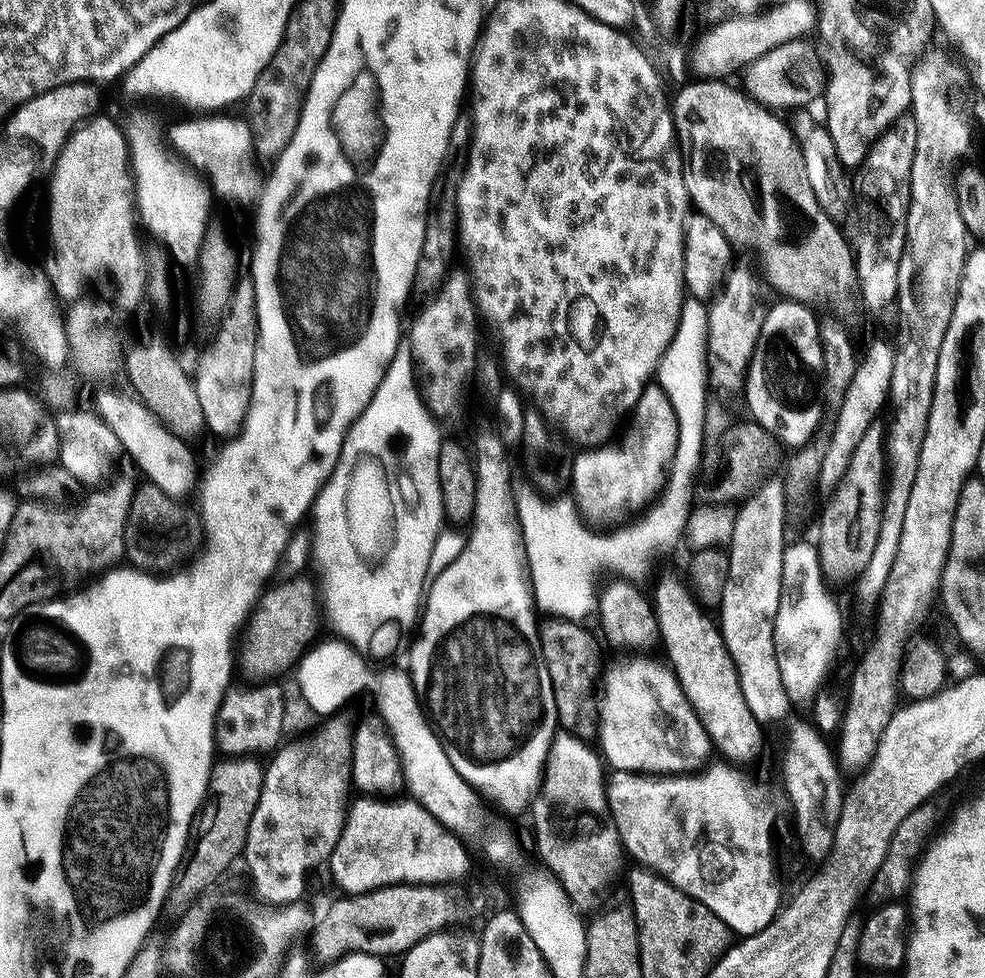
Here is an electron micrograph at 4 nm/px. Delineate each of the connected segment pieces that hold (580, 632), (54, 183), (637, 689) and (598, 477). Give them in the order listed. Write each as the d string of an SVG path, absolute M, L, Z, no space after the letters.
M548 618L539 625L539 647L546 670L553 684L554 702L557 704L559 727L571 730L581 738L594 732L594 692L592 683L597 683L596 644L583 623L575 620Z
M97 114L85 120L84 123L69 136L65 144L61 146L60 151L55 153L54 160L56 160L56 165L53 166L52 177L48 180L48 212L46 211L46 221L51 225L50 239L53 242L53 246L60 251L60 275L57 279L60 282L59 299L64 302L68 302L68 294L72 294L72 302L79 301L81 297L84 296L84 287L87 286L88 280L94 279L99 272L110 274L110 280L113 285L118 283L118 264L120 264L120 268L122 268L122 266L128 266L128 264L134 264L134 262L130 262L132 258L126 256L126 252L134 252L136 247L142 243L140 232L136 229L136 220L138 224L138 196L136 200L135 194L132 193L134 175L129 160L128 140L125 136L125 129L121 127L120 124L116 125L110 117L104 115L105 114Z
M652 658L632 659L636 660L624 660L602 676L604 693L601 696L599 693L598 696L598 736L600 732L598 748L607 767L617 772L651 774L657 778L683 776L701 771L713 759L712 739L706 734L686 694L680 689L675 672L667 663L659 664L656 660L648 660Z
M648 386L635 406L635 416L640 441L633 448L597 446L591 450L581 451L581 456L575 457L574 471L570 476L572 488L576 491L574 503L581 517L589 525L623 525L629 518L643 513L659 497L668 483L668 467L674 458L680 428L674 406L670 406L661 388Z

